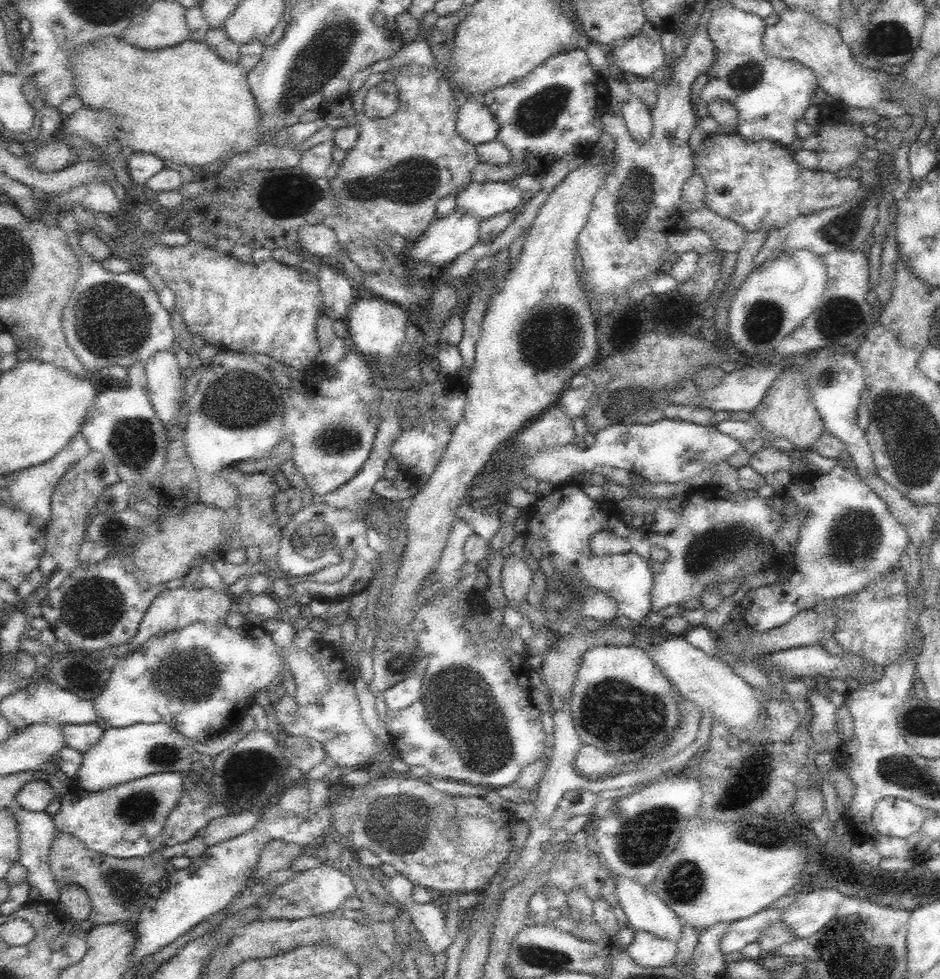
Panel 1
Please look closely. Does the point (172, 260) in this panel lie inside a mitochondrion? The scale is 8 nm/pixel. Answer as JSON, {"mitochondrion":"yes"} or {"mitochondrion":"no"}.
{"mitochondrion":"no"}

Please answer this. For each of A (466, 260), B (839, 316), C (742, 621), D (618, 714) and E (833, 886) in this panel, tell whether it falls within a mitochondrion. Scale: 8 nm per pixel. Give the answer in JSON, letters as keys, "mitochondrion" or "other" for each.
{"A":"other","B":"mitochondrion","C":"other","D":"mitochondrion","E":"other"}

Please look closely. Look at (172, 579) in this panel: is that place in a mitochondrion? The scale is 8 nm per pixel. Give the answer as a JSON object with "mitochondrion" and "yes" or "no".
{"mitochondrion":"no"}

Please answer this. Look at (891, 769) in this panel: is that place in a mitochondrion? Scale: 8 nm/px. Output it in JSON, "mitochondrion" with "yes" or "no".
{"mitochondrion":"yes"}

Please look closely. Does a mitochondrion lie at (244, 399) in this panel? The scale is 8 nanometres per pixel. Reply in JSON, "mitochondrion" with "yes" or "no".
{"mitochondrion":"yes"}

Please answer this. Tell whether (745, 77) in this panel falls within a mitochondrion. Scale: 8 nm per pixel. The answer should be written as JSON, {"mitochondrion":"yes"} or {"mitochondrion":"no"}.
{"mitochondrion":"yes"}

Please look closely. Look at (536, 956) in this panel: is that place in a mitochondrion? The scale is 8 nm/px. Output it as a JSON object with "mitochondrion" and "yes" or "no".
{"mitochondrion":"yes"}

